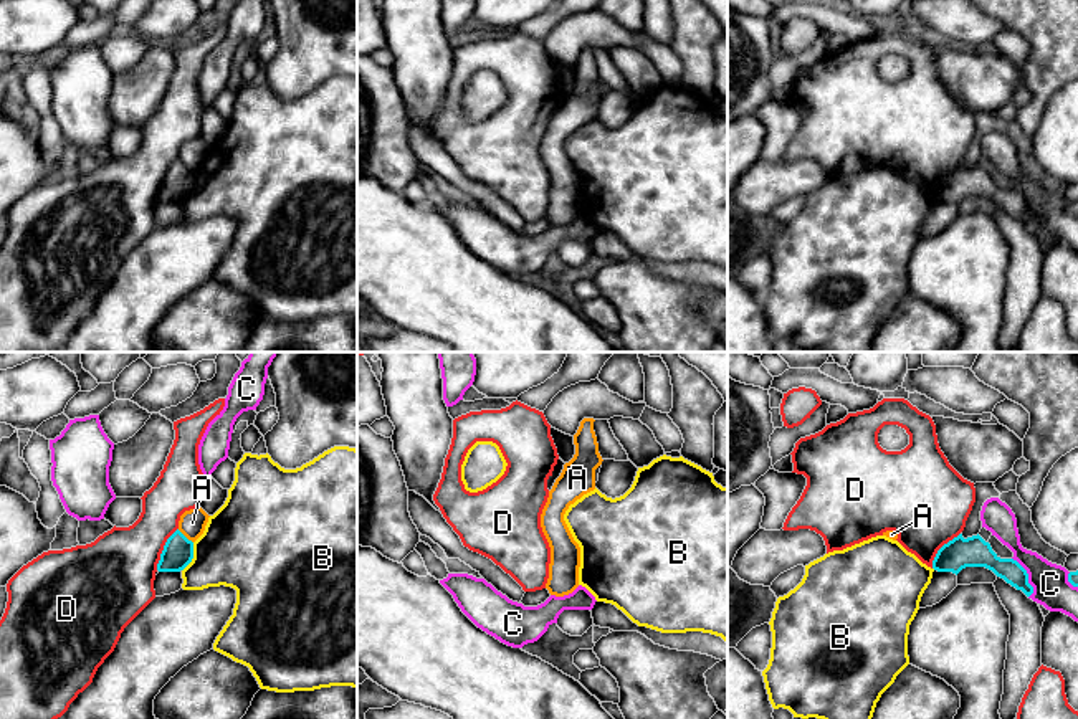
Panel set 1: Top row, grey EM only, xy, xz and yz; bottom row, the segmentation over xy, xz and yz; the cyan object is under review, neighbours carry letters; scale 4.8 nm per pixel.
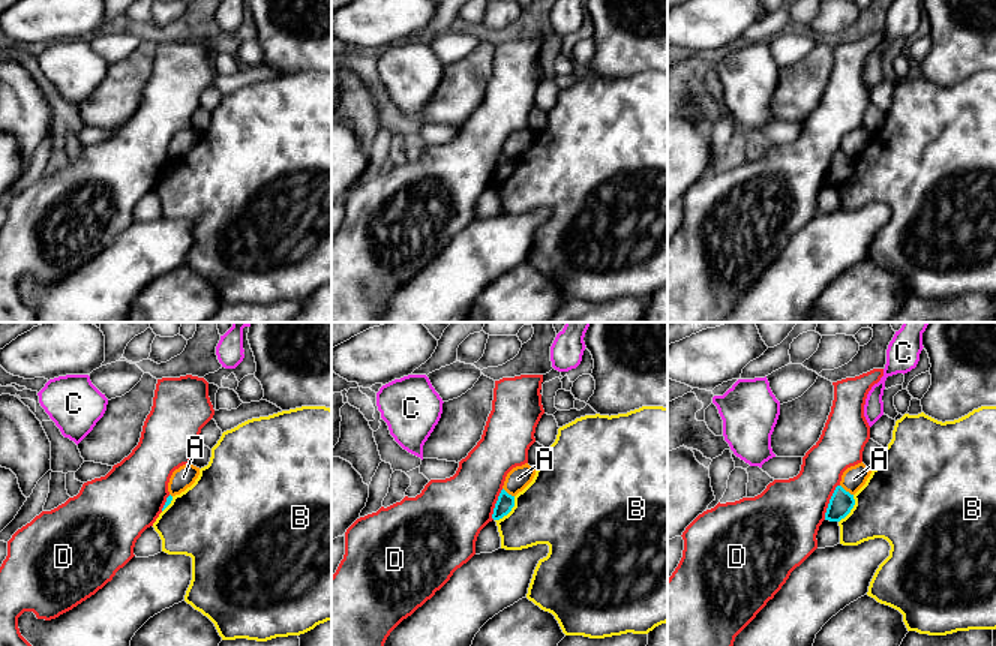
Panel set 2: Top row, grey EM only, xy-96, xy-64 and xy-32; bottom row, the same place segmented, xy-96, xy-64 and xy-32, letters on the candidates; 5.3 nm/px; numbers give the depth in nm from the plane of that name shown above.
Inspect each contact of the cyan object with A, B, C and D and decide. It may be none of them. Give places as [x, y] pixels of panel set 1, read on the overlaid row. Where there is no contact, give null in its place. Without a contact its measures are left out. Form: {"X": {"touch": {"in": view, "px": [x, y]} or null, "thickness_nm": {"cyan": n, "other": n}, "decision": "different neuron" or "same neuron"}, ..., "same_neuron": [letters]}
{"A": {"touch": {"in": "xy", "px": [184, 536]}, "thickness_nm": {"cyan": 150, "other": 130}, "decision": "different neuron"}, "B": {"touch": {"in": "xy", "px": [192, 557]}, "thickness_nm": {"cyan": 150, "other": 400}, "decision": "different neuron"}, "C": {"touch": {"in": "yz", "px": [1027, 577]}, "thickness_nm": {"cyan": 110, "other": 180}, "decision": "different neuron"}, "D": {"touch": {"in": "xy", "px": [164, 549]}, "thickness_nm": {"cyan": 150, "other": 360}, "decision": "different neuron"}, "same_neuron": []}

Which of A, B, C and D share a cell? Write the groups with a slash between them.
A / B / C / D

